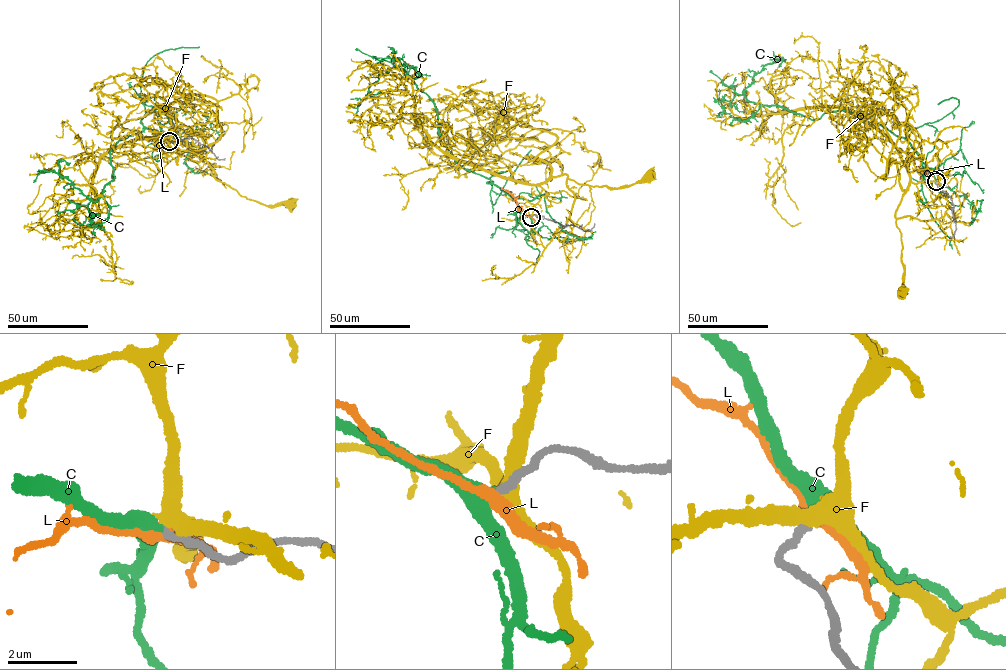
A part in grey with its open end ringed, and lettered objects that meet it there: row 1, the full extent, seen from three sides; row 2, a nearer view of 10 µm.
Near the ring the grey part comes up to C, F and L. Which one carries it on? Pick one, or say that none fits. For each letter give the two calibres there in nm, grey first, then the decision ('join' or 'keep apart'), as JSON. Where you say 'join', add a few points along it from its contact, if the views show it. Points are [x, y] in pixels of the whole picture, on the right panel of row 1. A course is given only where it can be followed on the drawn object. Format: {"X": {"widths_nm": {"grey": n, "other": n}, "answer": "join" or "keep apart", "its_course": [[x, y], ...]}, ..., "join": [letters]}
{"C": {"widths_nm": {"grey": 240, "other": 380}, "answer": "join", "its_course": [[936, 181], [905, 138], [867, 117], [839, 110], [812, 120], [749, 101], [754, 75], [780, 59], [770, 59]]}, "F": {"widths_nm": {"grey": 280, "other": 440}, "answer": "keep apart"}, "L": {"widths_nm": {"grey": 240, "other": 320}, "answer": "keep apart"}, "join": ["C"]}

